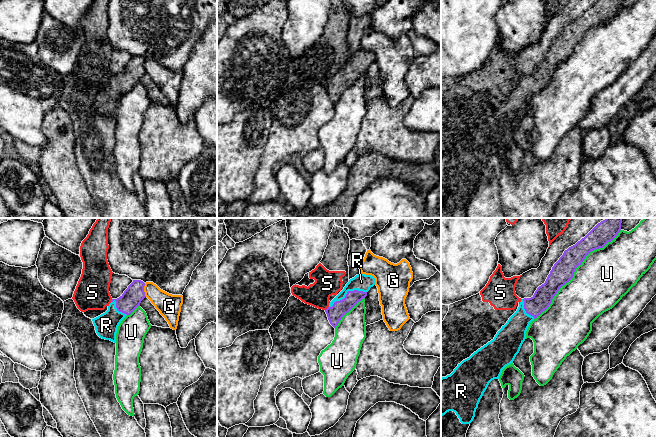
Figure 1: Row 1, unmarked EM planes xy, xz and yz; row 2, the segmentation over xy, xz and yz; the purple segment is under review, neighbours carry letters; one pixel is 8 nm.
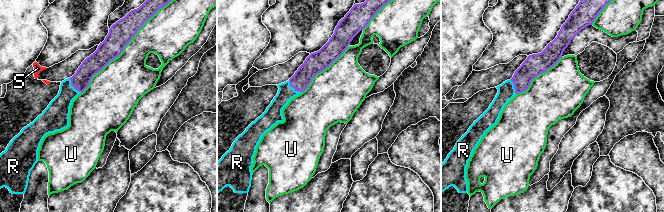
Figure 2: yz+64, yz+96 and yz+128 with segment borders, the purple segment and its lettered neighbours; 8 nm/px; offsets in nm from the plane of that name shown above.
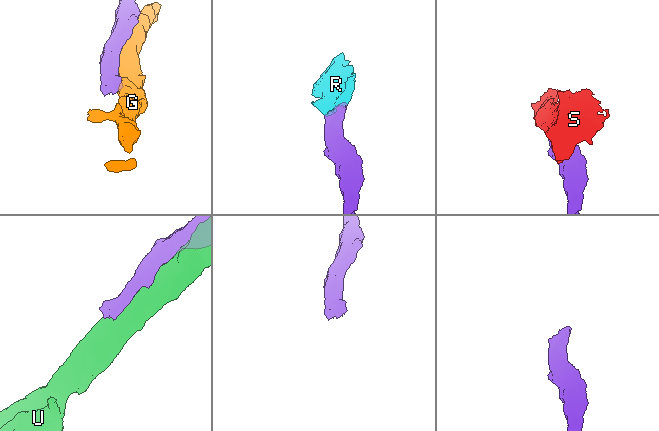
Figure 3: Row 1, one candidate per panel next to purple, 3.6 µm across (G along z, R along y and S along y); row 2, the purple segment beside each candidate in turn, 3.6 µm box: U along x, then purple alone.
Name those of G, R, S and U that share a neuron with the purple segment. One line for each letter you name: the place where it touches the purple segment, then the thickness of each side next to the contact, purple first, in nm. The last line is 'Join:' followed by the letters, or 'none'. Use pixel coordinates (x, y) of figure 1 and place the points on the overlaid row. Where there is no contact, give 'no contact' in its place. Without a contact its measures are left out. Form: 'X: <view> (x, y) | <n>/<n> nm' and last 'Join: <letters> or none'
R: xz (347, 293) | 130/140 nm
Join: R

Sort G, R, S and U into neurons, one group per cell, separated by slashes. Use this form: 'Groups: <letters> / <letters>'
Groups: G / R / S / U

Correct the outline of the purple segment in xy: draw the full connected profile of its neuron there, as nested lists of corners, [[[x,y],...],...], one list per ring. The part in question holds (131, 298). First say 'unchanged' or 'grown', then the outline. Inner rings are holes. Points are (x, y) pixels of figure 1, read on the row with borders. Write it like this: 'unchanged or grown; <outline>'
grown; [[[133,280],[119,298],[111,300],[105,313],[92,319],[96,333],[100,338],[116,343],[119,324],[140,306],[141,301],[146,297],[144,286],[143,281]]]

